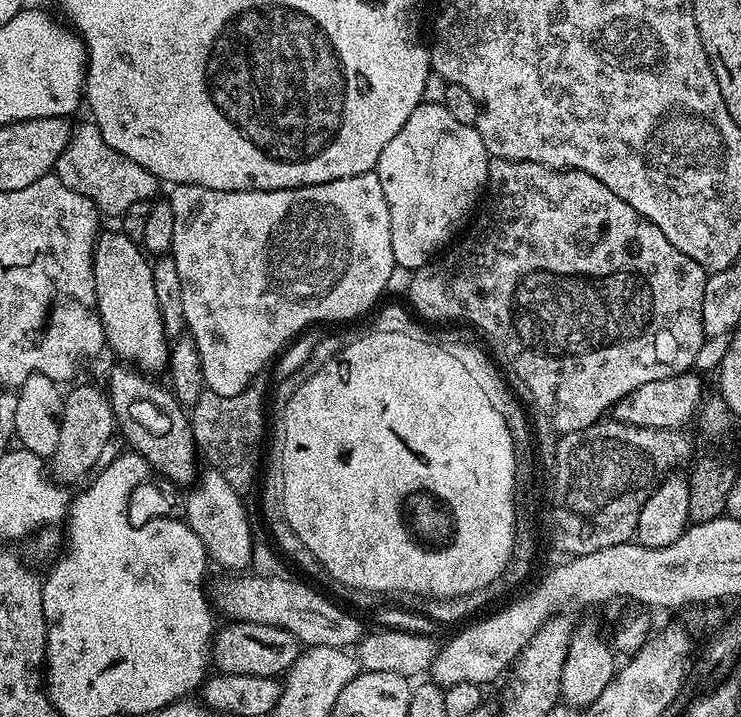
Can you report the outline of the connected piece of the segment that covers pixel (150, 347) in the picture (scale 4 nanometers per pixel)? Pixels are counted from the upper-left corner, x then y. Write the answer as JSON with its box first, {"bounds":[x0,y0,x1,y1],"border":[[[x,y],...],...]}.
{"bounds":[94,231,170,374],"border":[[[105,231],[96,237],[94,250],[94,282],[96,283],[96,308],[104,327],[104,338],[109,349],[121,356],[125,365],[145,374],[165,371],[169,363],[170,339],[163,330],[157,295],[152,281],[149,257],[137,241],[123,231]]]}

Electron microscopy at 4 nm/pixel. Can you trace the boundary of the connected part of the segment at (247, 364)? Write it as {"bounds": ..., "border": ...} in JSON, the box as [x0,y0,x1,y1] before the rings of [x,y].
{"bounds":[171,170,396,396],"border":[[[373,170],[354,178],[338,178],[325,184],[311,184],[305,188],[283,188],[269,192],[223,192],[210,190],[197,184],[177,184],[171,189],[174,214],[174,242],[171,258],[177,264],[182,288],[182,314],[185,316],[187,335],[192,336],[201,356],[204,387],[214,394],[233,396],[242,394],[261,375],[264,367],[271,365],[281,355],[282,349],[293,338],[299,337],[309,326],[323,320],[352,320],[368,312],[380,295],[385,295],[390,272],[396,267],[394,246],[390,246],[390,210],[386,206],[386,194],[382,194],[382,182]]]}

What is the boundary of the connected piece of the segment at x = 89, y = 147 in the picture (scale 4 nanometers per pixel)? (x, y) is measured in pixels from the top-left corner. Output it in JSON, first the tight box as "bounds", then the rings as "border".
{"bounds":[54,123,158,217],"border":[[[87,123],[73,131],[66,150],[62,150],[58,158],[54,175],[66,182],[70,190],[78,190],[78,194],[90,198],[90,202],[94,202],[94,206],[105,217],[123,217],[124,212],[134,206],[134,202],[151,201],[158,187],[156,176],[138,166],[138,162],[118,154],[118,150],[106,144],[95,123]]]}

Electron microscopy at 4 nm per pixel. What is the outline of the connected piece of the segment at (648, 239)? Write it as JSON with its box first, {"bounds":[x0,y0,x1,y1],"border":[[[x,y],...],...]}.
{"bounds":[406,158,709,433],"border":[[[492,158],[488,161],[488,182],[483,208],[484,213],[475,217],[476,225],[474,220],[471,227],[447,251],[413,271],[406,300],[412,303],[413,310],[424,320],[465,320],[478,331],[485,332],[508,355],[517,378],[532,395],[537,410],[557,428],[557,433],[577,432],[591,424],[599,424],[621,398],[638,390],[638,386],[676,376],[693,367],[692,363],[699,358],[706,343],[702,326],[702,294],[709,273],[698,266],[694,258],[686,258],[686,254],[682,254],[682,250],[678,250],[678,246],[674,246],[674,242],[670,242],[670,238],[666,238],[666,234],[662,234],[662,230],[658,230],[654,222],[638,214],[638,210],[634,210],[630,202],[622,202],[622,198],[618,198],[614,190],[602,186],[598,178],[585,172],[547,168],[538,162],[525,160]]]}

